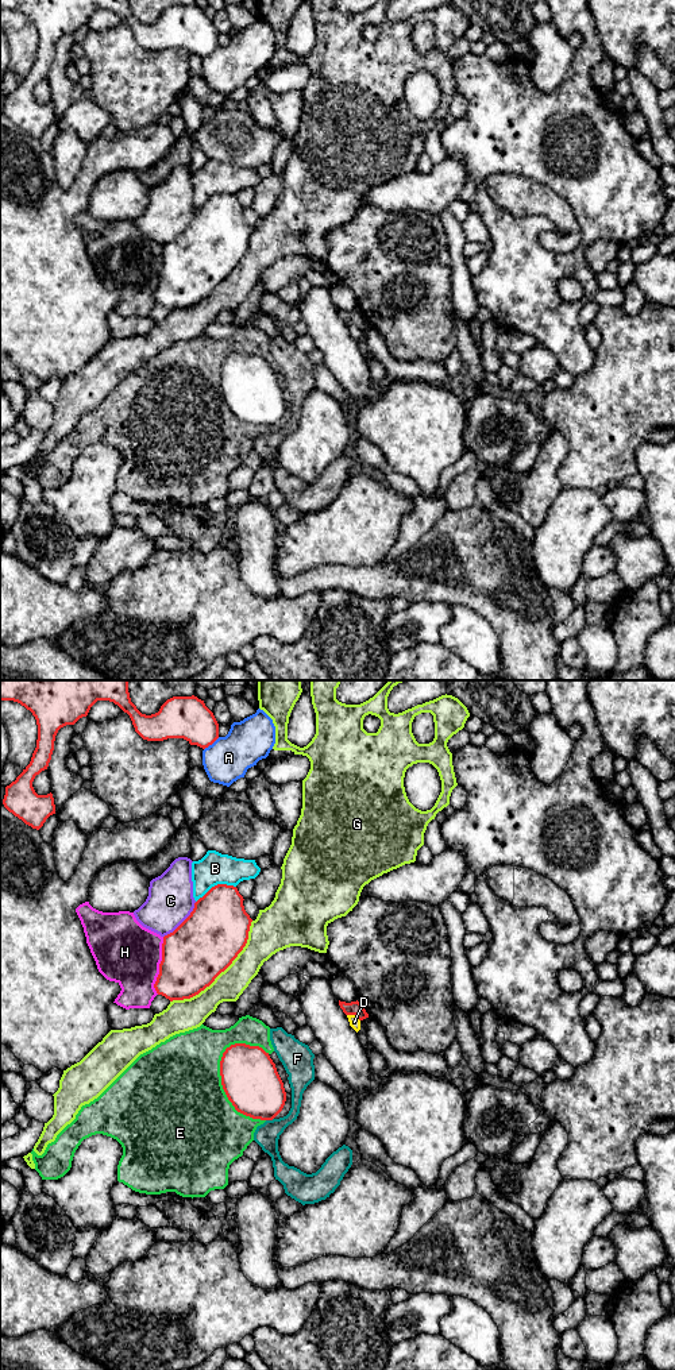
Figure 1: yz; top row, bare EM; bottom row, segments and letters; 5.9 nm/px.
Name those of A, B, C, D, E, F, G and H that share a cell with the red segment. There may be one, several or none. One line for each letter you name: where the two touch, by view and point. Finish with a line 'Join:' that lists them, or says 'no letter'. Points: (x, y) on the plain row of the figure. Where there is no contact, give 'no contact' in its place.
Join: no letter

